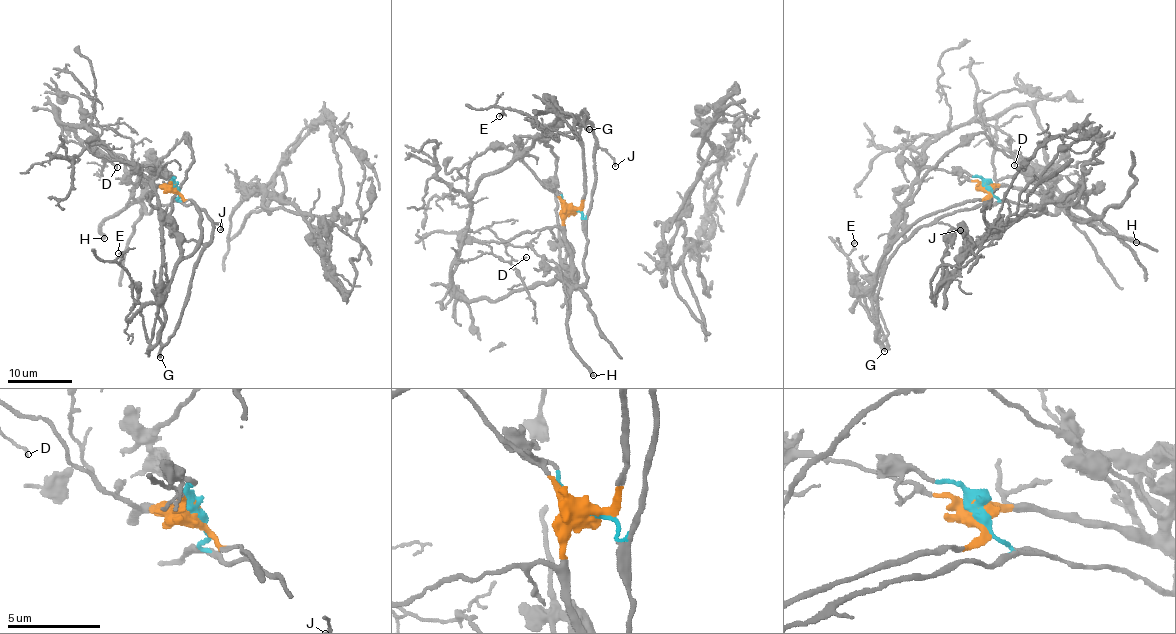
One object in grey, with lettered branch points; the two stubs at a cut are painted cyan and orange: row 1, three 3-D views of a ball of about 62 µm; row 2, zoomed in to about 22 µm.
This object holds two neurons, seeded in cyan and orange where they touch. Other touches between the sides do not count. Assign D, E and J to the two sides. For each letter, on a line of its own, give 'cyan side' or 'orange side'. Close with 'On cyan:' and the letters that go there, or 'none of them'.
D: orange side
E: orange side
J: cyan side
On cyan: J

